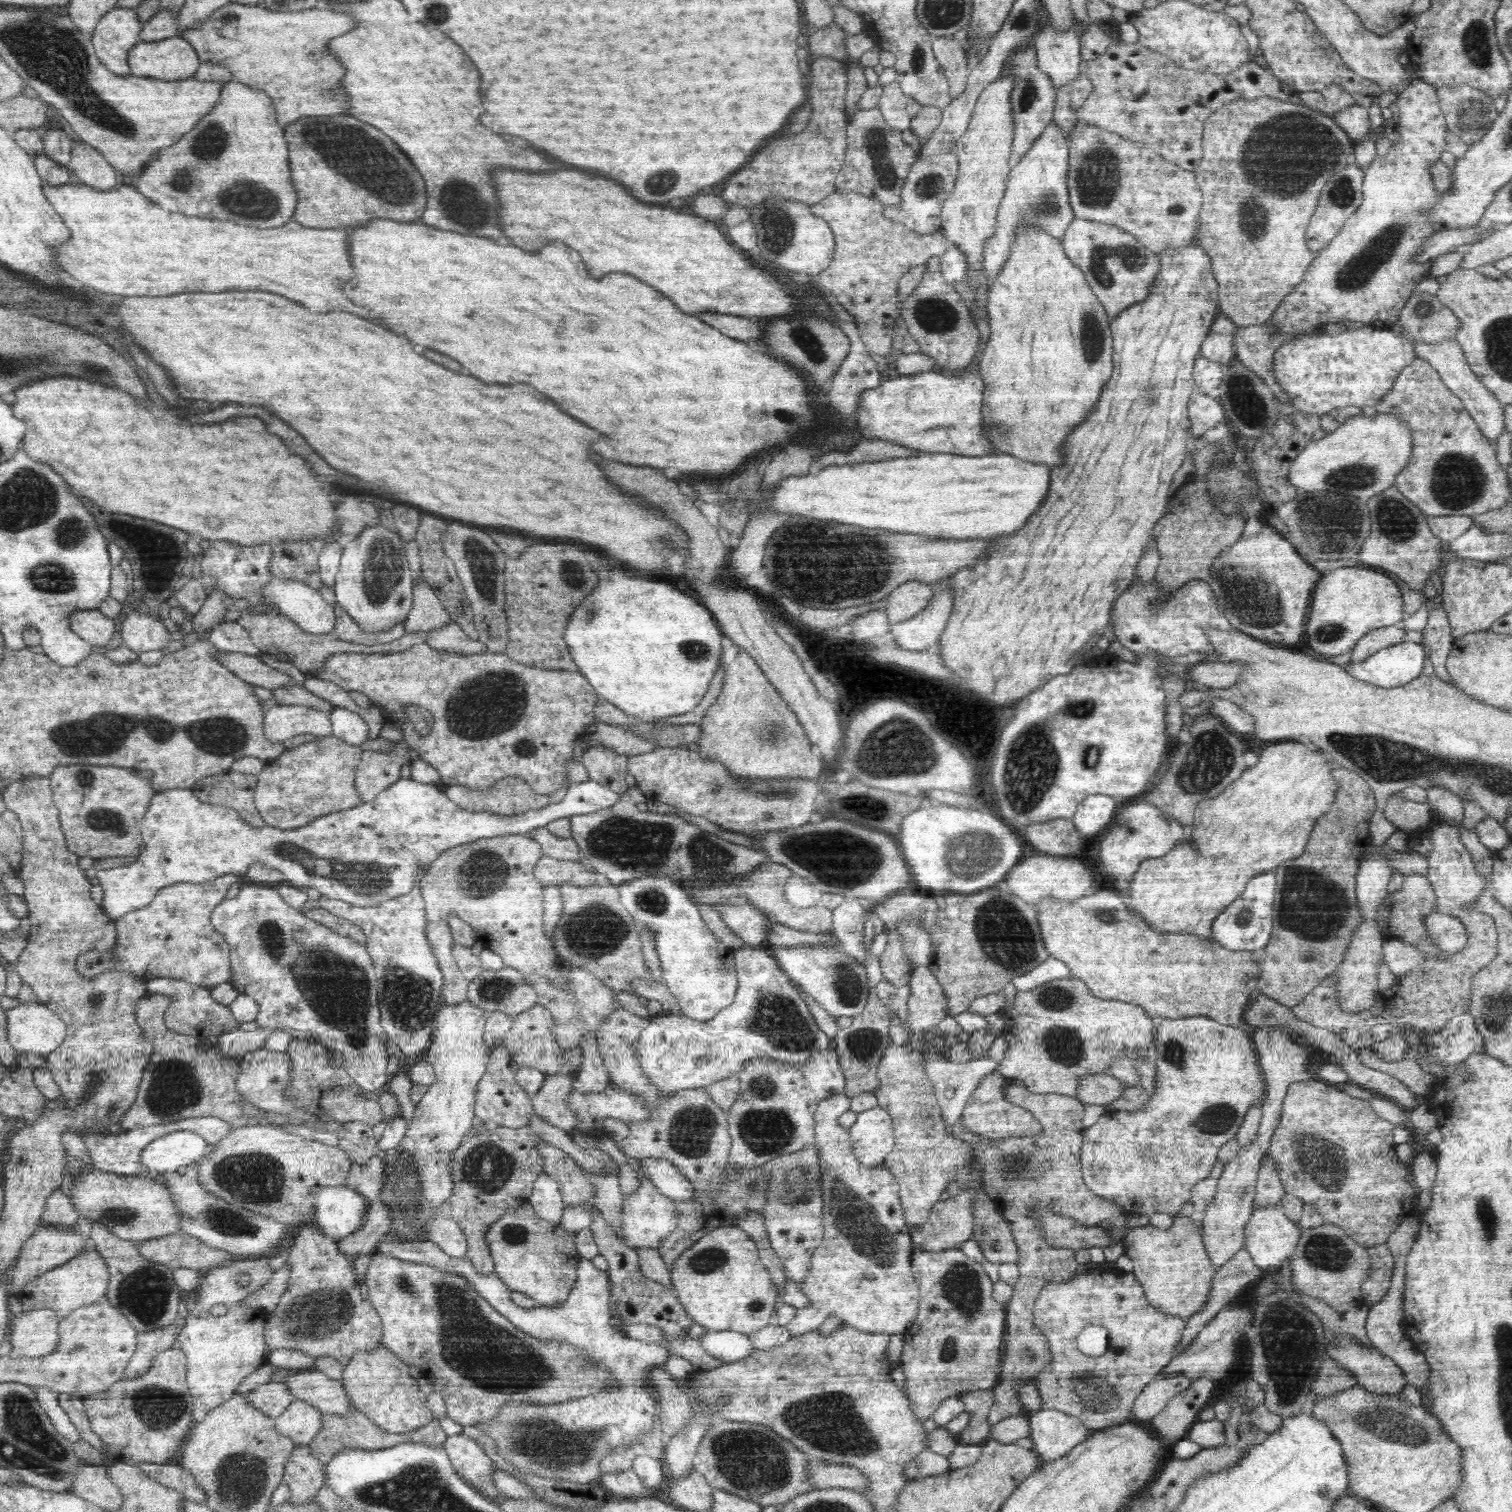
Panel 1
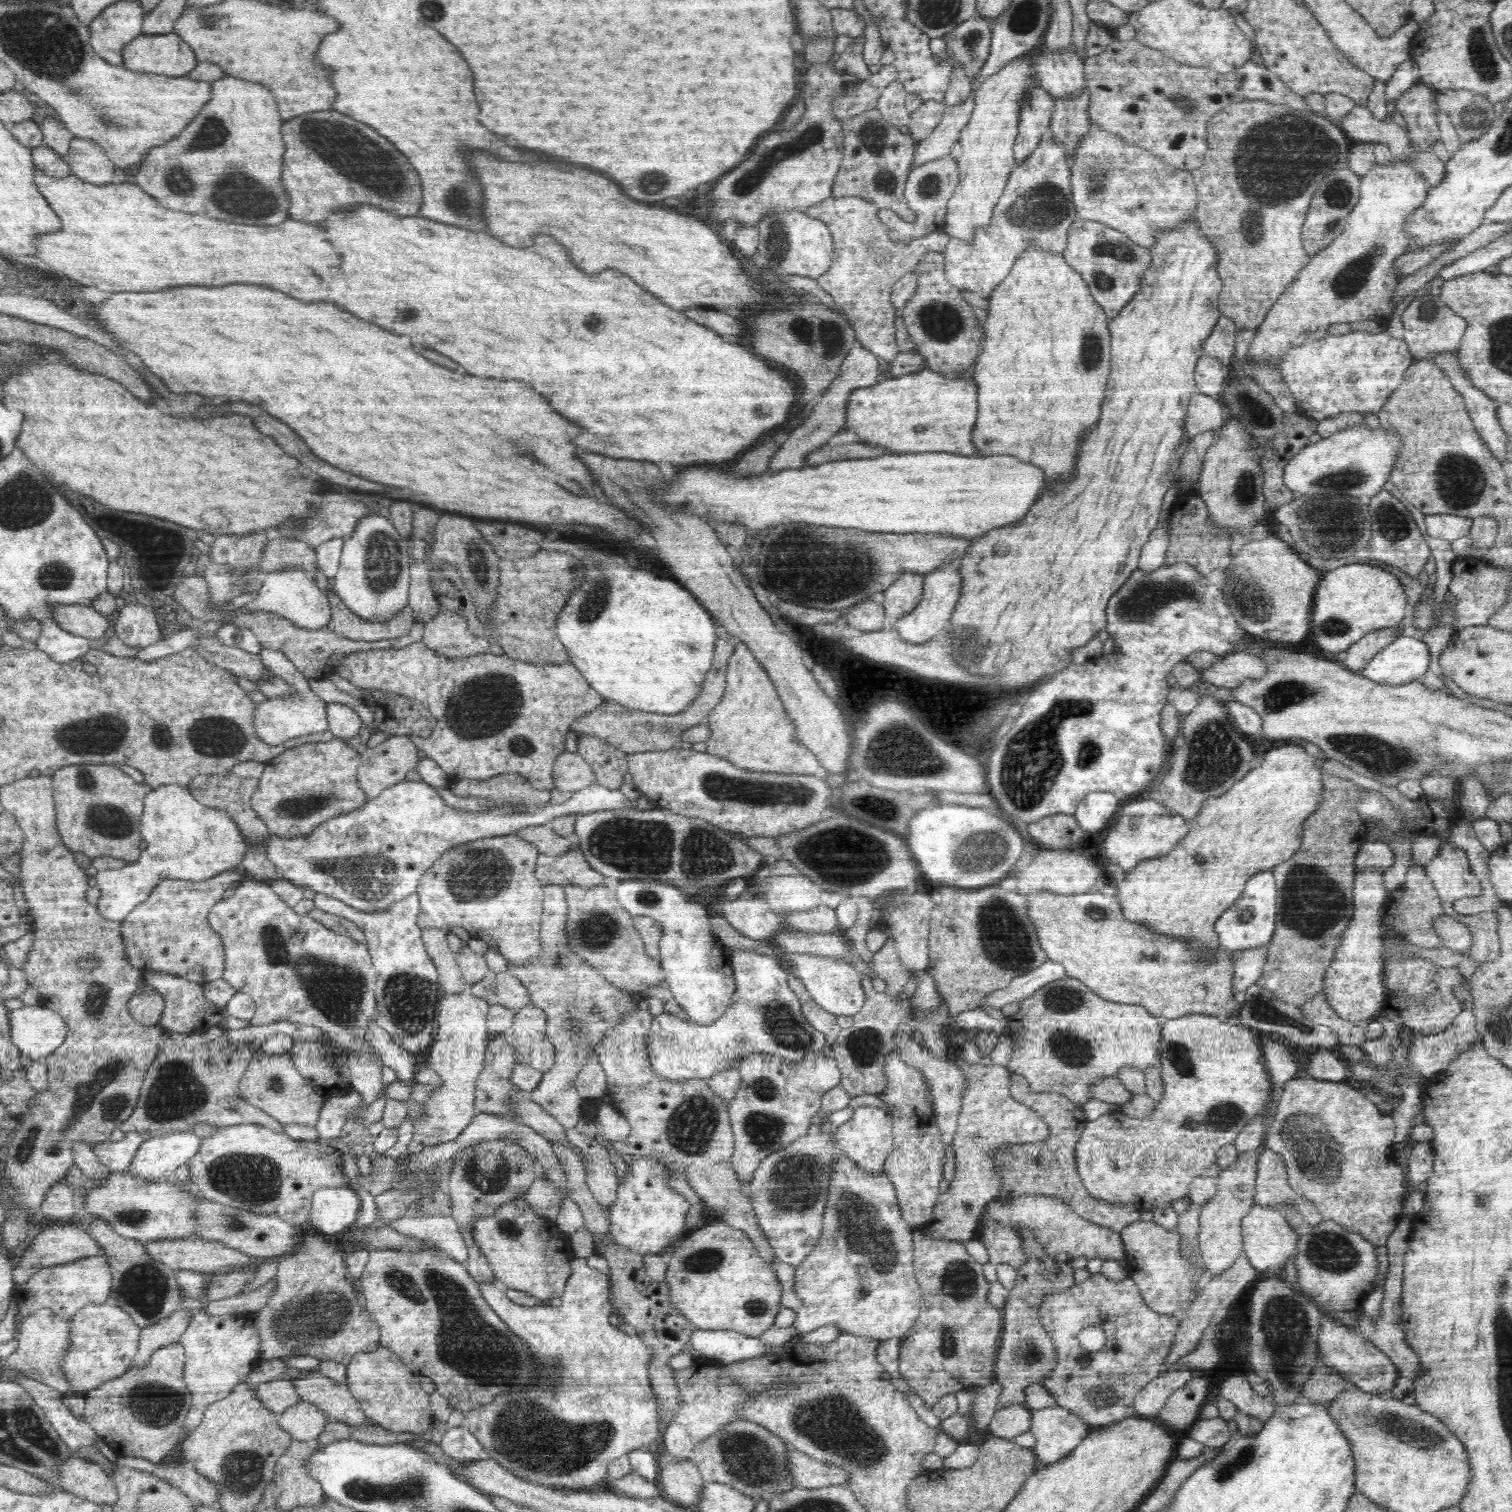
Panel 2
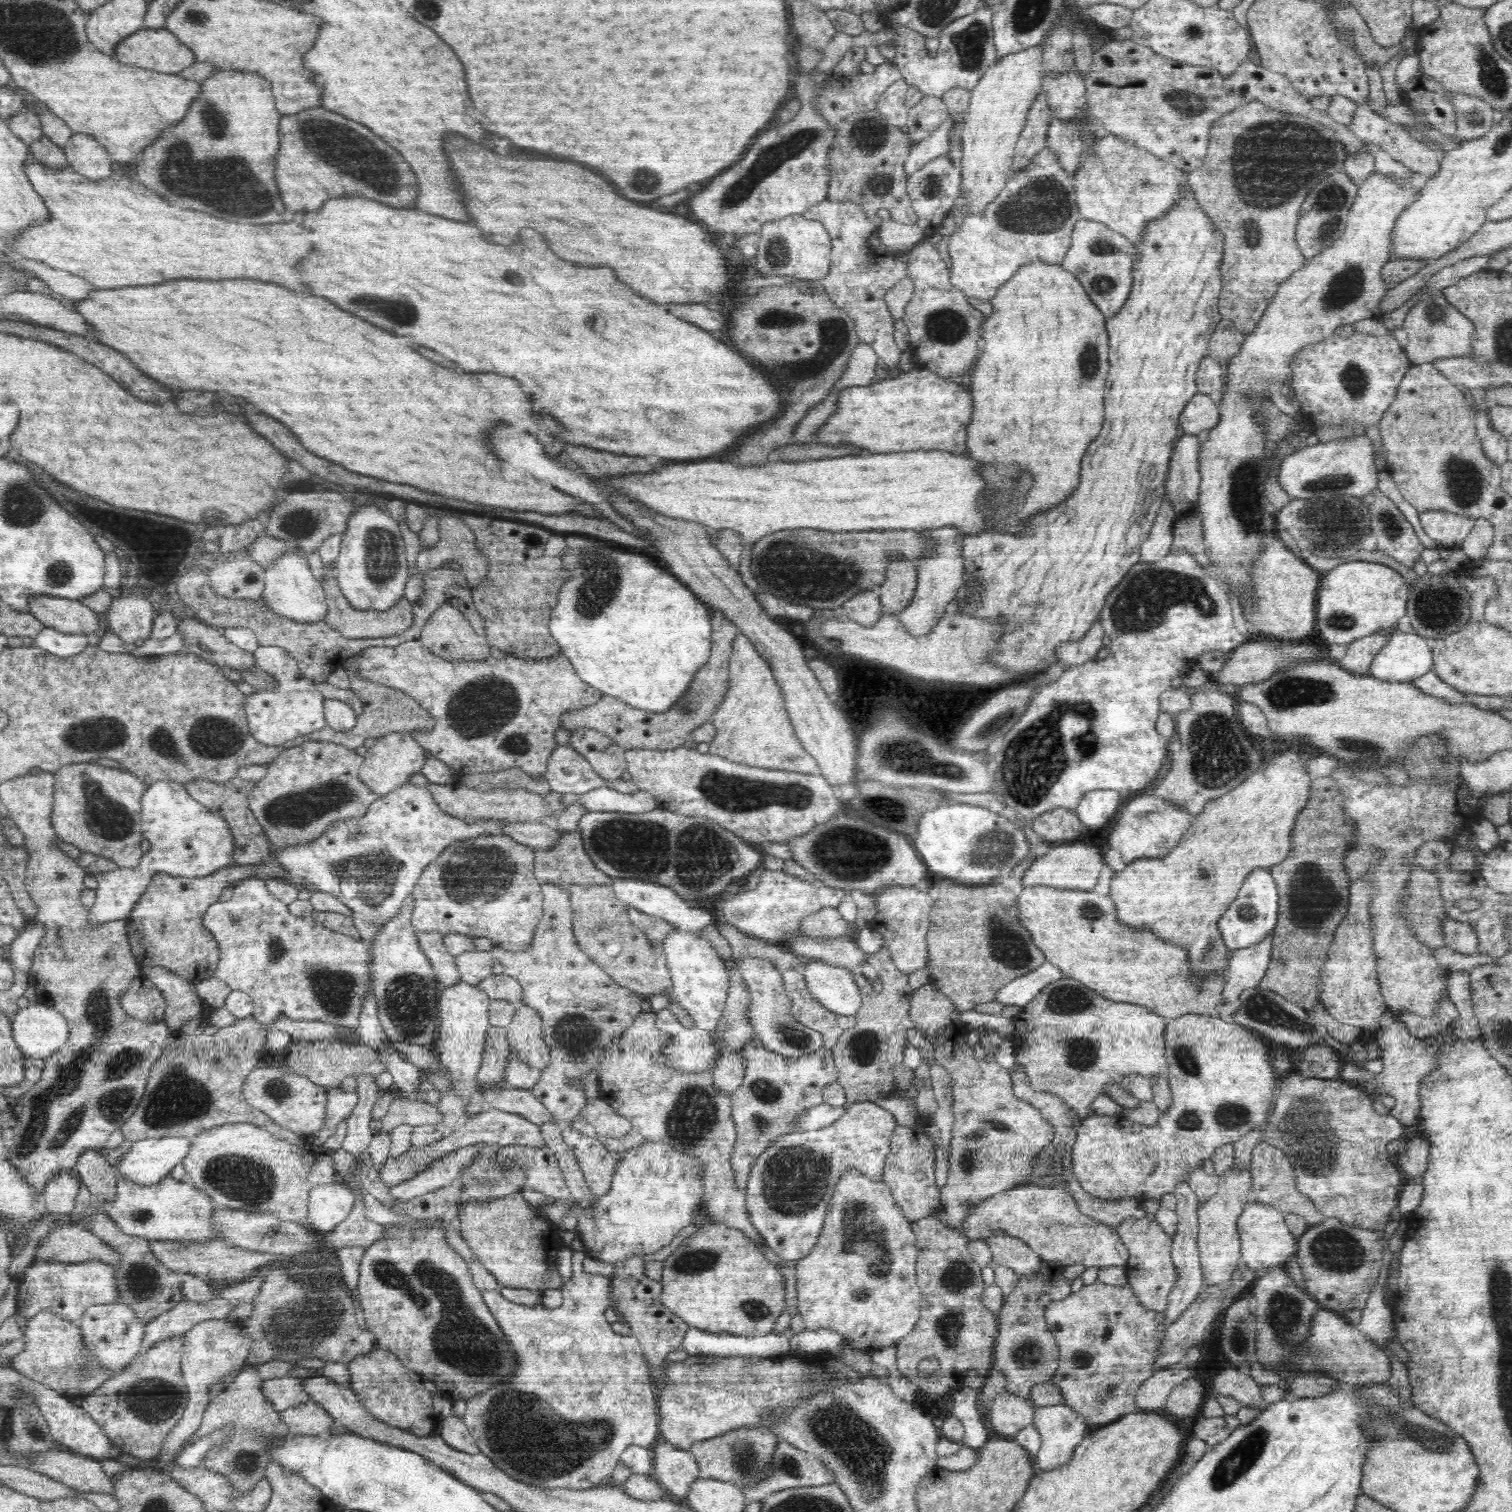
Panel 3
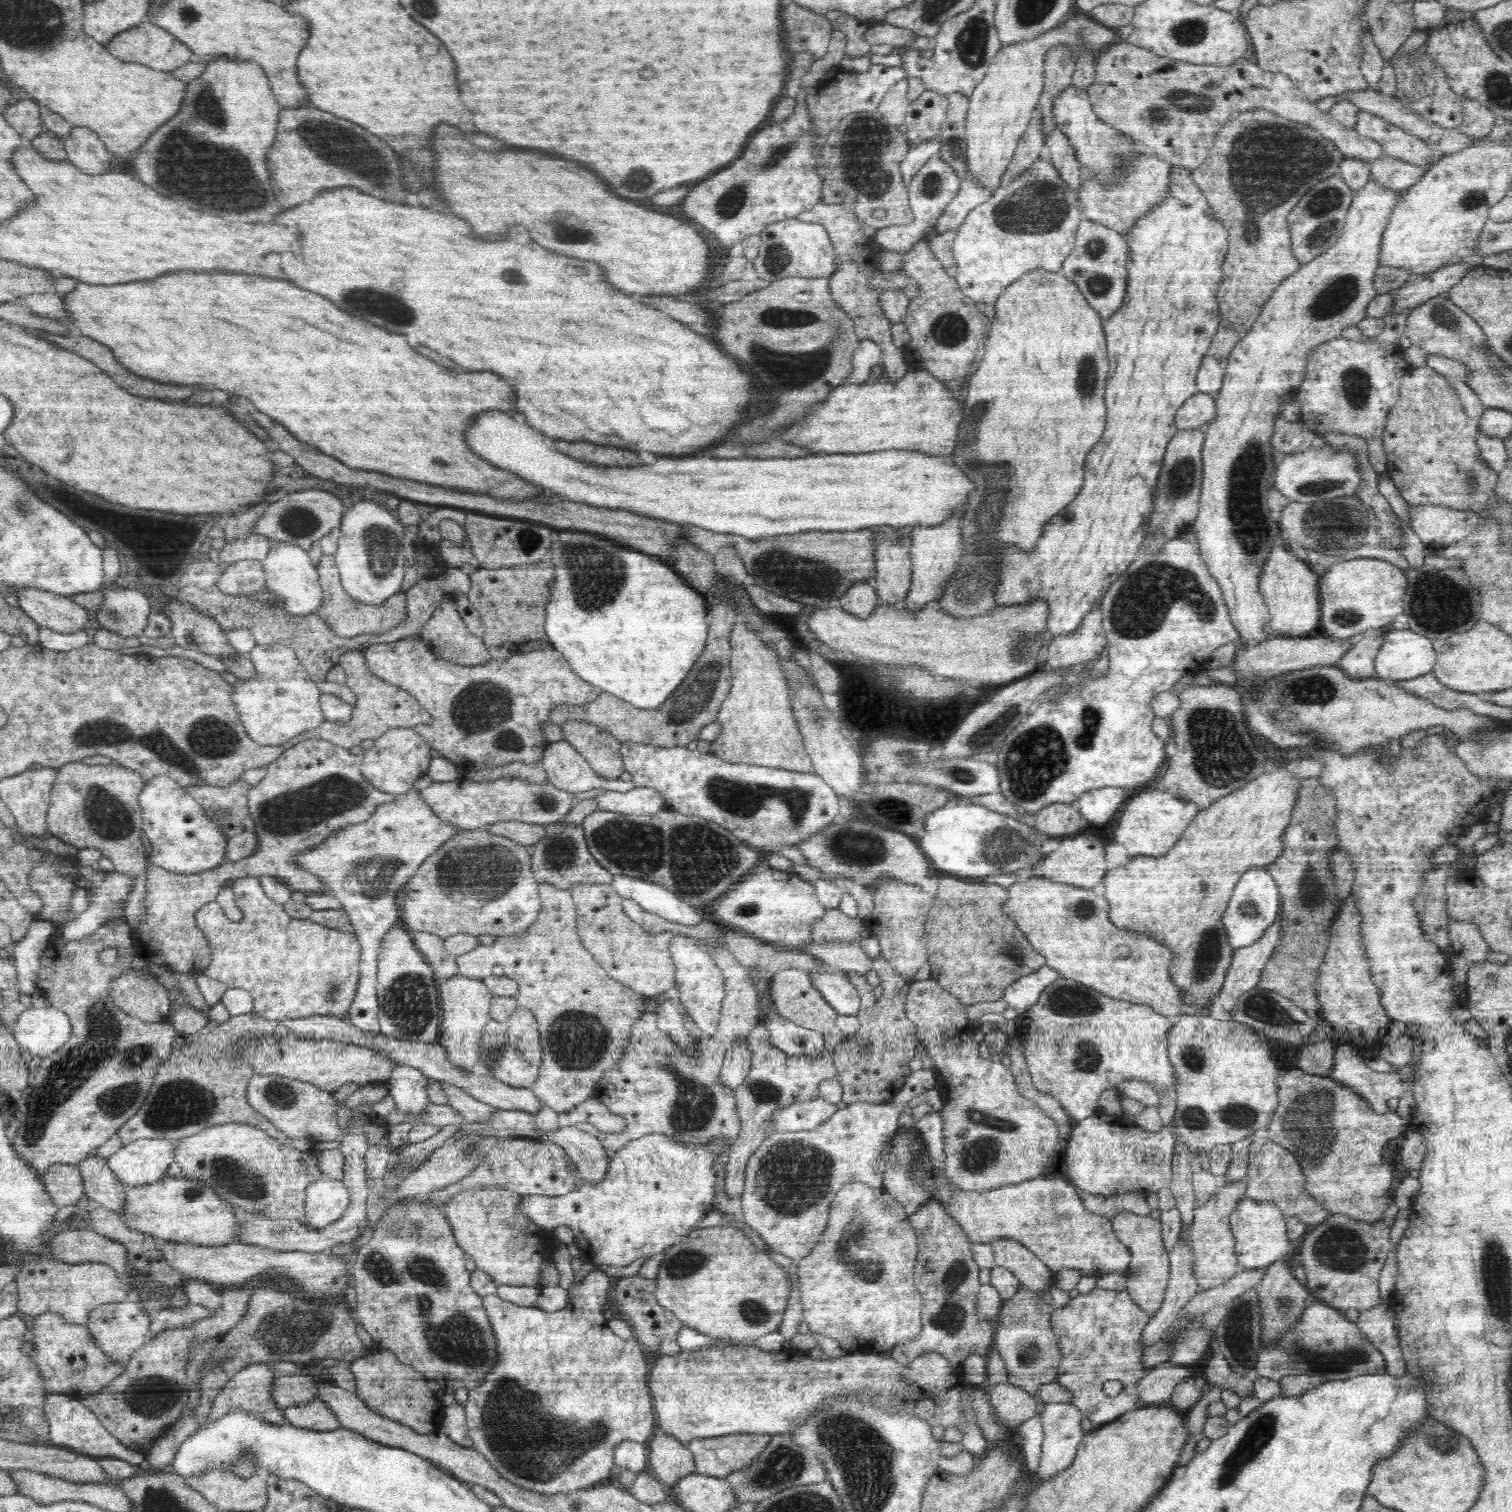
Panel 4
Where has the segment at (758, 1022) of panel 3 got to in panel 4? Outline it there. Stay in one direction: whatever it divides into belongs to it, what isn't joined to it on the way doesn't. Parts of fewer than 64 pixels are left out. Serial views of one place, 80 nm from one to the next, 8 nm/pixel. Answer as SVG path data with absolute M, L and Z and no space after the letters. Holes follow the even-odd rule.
M768 985L764 999L768 1001L768 1010L761 1010L760 1021L768 1029L770 1043L790 1056L821 1057L826 1049L823 1036L782 1018L771 1000Z

